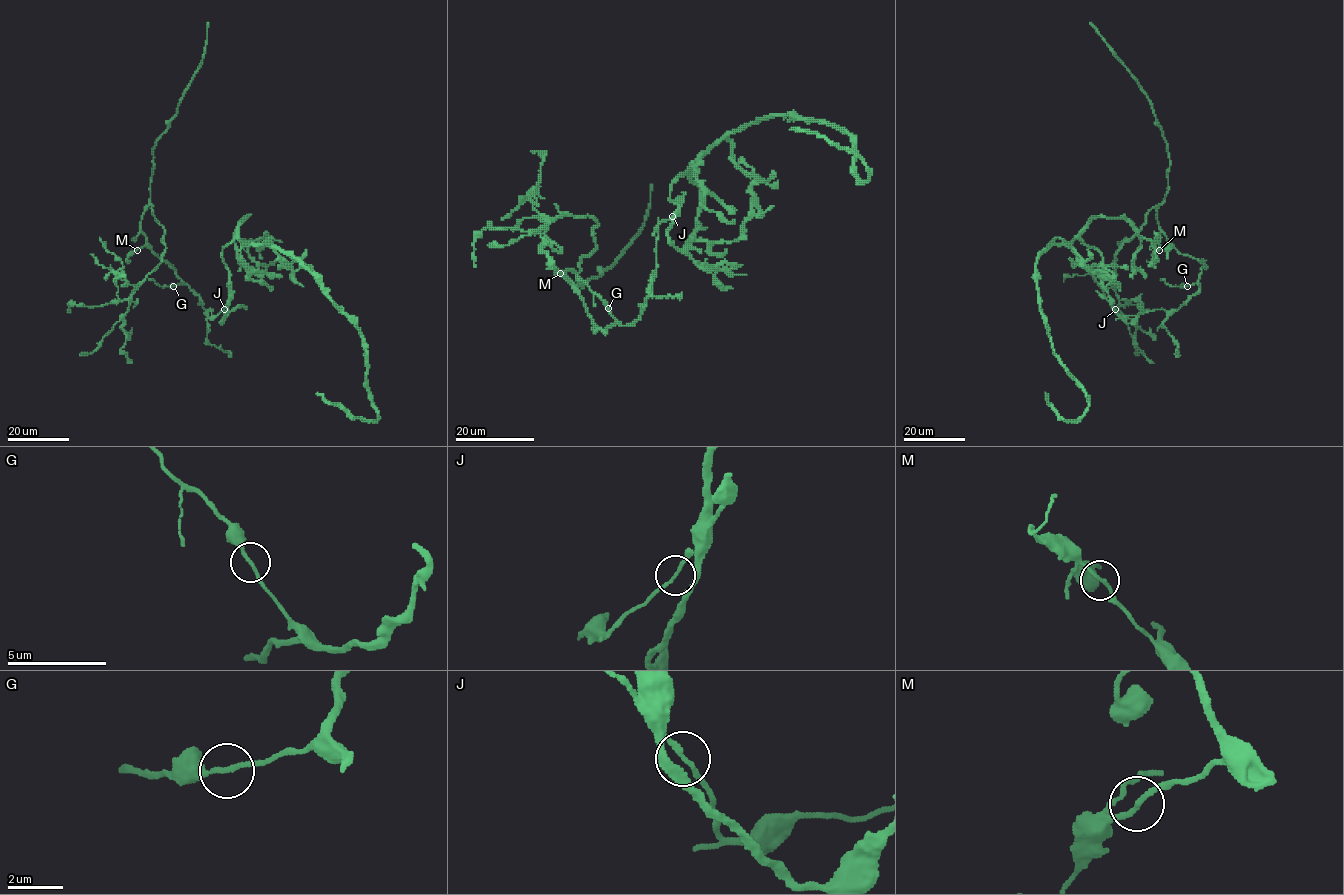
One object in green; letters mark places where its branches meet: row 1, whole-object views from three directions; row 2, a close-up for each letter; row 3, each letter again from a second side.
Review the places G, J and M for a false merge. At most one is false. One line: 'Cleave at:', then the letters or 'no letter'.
Cleave at: J

